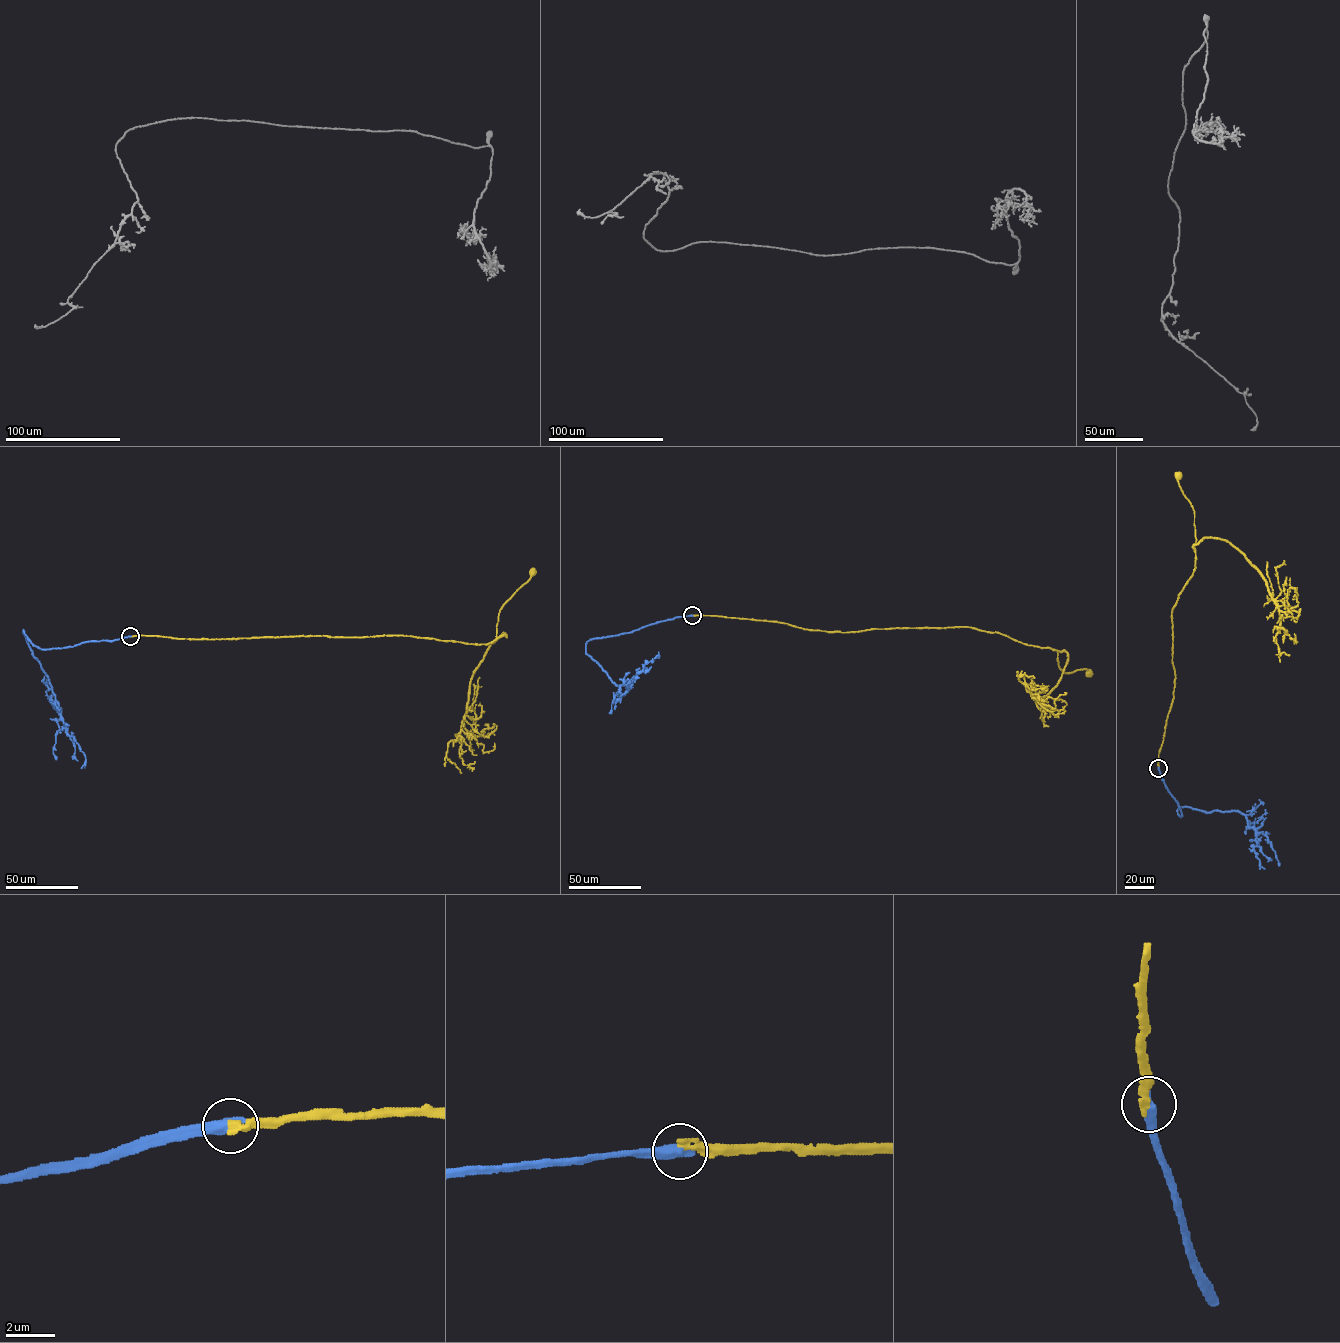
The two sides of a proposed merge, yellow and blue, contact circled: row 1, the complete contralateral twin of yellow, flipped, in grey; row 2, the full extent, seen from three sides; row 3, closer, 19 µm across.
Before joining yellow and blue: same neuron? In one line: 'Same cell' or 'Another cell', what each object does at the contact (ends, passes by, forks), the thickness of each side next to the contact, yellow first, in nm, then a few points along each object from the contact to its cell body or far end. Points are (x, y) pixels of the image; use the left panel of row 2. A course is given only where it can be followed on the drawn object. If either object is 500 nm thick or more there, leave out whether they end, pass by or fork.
Same cell. Thickness 320 nm (yellow) against 500 nm. Course of yellow: (130, 636), (214, 639), (399, 635), (487, 644), (497, 638), (499, 611), (532, 572). Course of blue: (130, 636), (42, 649), (23, 630), (47, 677), (67, 734), (83, 753), (81, 768)

